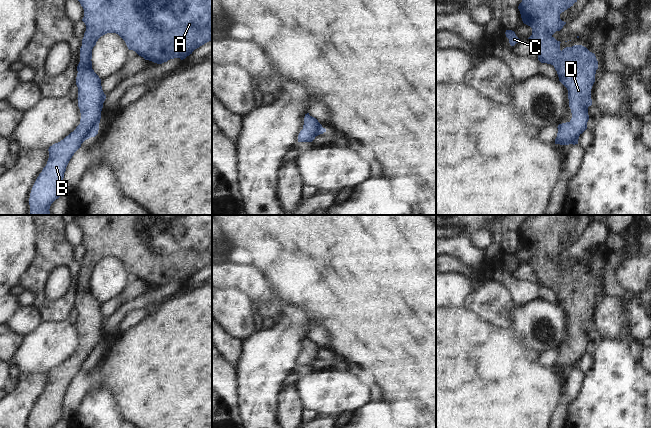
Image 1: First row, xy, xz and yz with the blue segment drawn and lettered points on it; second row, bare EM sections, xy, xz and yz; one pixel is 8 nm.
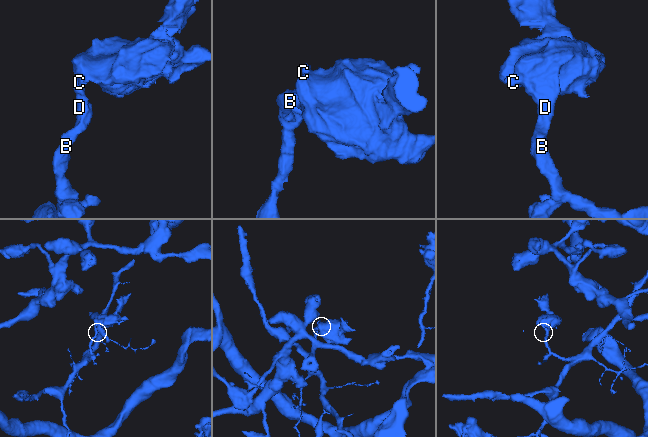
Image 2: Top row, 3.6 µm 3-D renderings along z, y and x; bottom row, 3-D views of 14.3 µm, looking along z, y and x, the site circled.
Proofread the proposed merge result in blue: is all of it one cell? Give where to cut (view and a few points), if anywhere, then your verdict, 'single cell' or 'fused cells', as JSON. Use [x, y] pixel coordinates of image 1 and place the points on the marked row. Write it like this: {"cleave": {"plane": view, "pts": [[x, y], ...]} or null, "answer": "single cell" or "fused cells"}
{"cleave": null, "answer": "single cell"}

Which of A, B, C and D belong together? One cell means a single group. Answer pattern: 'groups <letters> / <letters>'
groups A B C D

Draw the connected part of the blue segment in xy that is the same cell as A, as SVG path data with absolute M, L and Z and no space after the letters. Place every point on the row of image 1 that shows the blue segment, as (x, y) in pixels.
M78 0L84 9L82 21L86 31L80 48L80 62L77 66L76 85L78 87L78 107L81 113L80 124L63 140L49 147L49 158L46 166L37 177L29 198L30 215L50 215L51 204L61 196L62 180L66 167L81 147L81 144L98 134L103 103L106 99L101 86L101 79L92 69L92 49L98 39L107 33L118 34L126 43L129 50L135 51L145 60L162 64L170 59L185 59L192 52L212 40L212 0Z

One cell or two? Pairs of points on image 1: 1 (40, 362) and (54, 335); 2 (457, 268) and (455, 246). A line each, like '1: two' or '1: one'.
1: one
2: two

